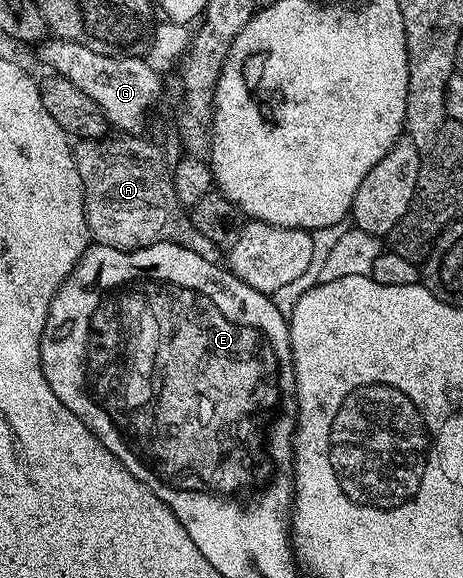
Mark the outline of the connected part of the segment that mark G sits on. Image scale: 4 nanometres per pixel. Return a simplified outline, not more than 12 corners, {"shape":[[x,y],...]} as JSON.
{"shape":[[60,37],[41,60],[136,134],[161,73],[139,56],[98,54]]}

